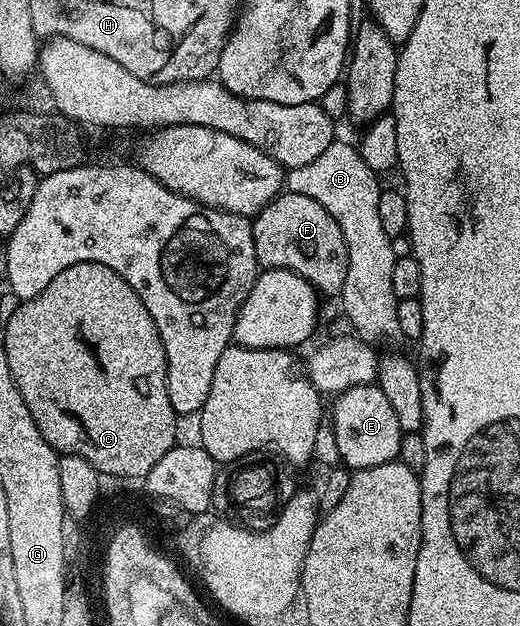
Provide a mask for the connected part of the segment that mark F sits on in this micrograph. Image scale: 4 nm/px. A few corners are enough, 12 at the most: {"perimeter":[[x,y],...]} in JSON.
{"perimeter":[[287,190],[252,220],[261,269],[339,297],[346,238],[313,198]]}

